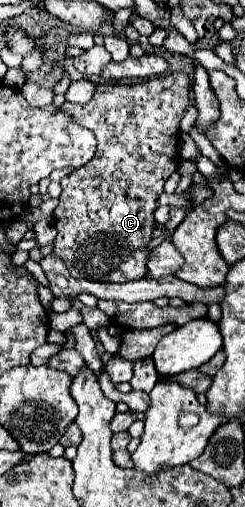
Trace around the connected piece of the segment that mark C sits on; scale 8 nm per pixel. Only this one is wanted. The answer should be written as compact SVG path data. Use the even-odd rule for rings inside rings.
M169 73L157 79L149 79L145 83L137 83L137 85L121 85L121 83L99 83L91 101L89 103L63 103L61 111L69 117L73 117L73 121L77 121L77 125L89 129L95 133L97 137L97 153L95 157L83 165L81 169L73 171L71 175L61 179L61 187L63 193L59 197L59 205L53 211L53 221L55 221L55 229L57 229L57 237L53 241L53 255L63 259L69 273L73 277L83 277L89 281L105 281L105 283L127 283L127 281L135 281L147 275L147 253L143 253L143 245L147 245L151 241L151 231L153 231L153 211L157 209L155 201L157 197L163 193L163 183L167 181L167 177L177 171L179 165L179 151L177 151L177 143L179 143L179 121L183 119L185 111L189 107L189 79L183 73Z

